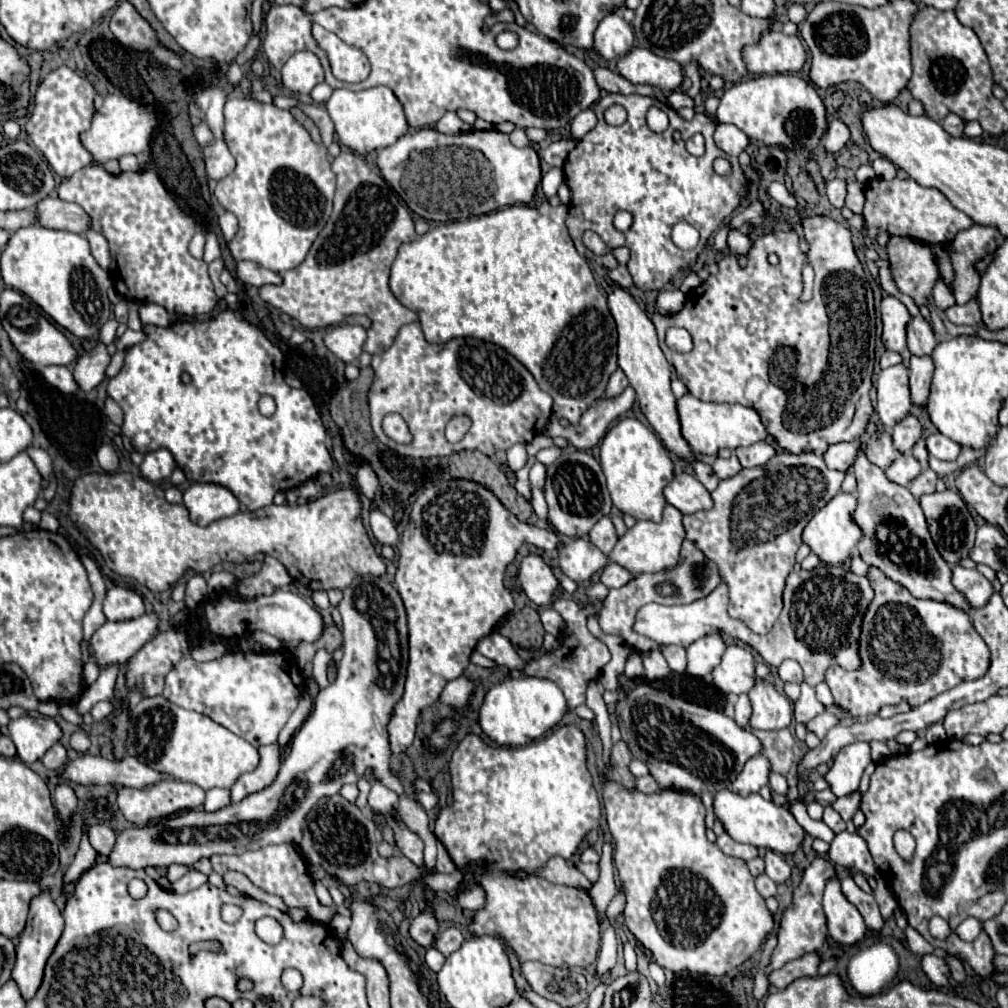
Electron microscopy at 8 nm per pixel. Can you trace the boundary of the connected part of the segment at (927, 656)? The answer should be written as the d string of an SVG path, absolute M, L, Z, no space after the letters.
M870 567L866 577L874 589L874 599L860 623L860 669L848 673L834 665L824 675L836 705L846 707L854 717L878 715L880 707L898 705L902 699L916 707L960 681L986 673L990 651L972 627L968 613L946 601L916 599L876 567Z

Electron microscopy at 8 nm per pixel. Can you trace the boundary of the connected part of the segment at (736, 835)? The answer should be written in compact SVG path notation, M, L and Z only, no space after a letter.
M724 789L714 795L714 813L724 823L726 833L738 843L764 847L780 855L796 853L804 843L804 829L798 825L794 815L788 809L762 799L758 793L742 797Z

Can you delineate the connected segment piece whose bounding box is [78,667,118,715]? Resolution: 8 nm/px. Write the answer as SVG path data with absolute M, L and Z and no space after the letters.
M108 667L100 673L94 685L88 687L88 693L80 697L78 701L78 711L80 715L86 715L94 703L98 701L112 701L114 699L114 685L116 685L116 673L118 667Z

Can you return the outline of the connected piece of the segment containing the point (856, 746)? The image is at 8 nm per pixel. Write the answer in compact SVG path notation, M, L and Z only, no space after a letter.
M852 743L846 745L836 757L830 771L824 775L832 793L836 797L844 797L858 789L860 777L870 763L870 745L868 743Z

